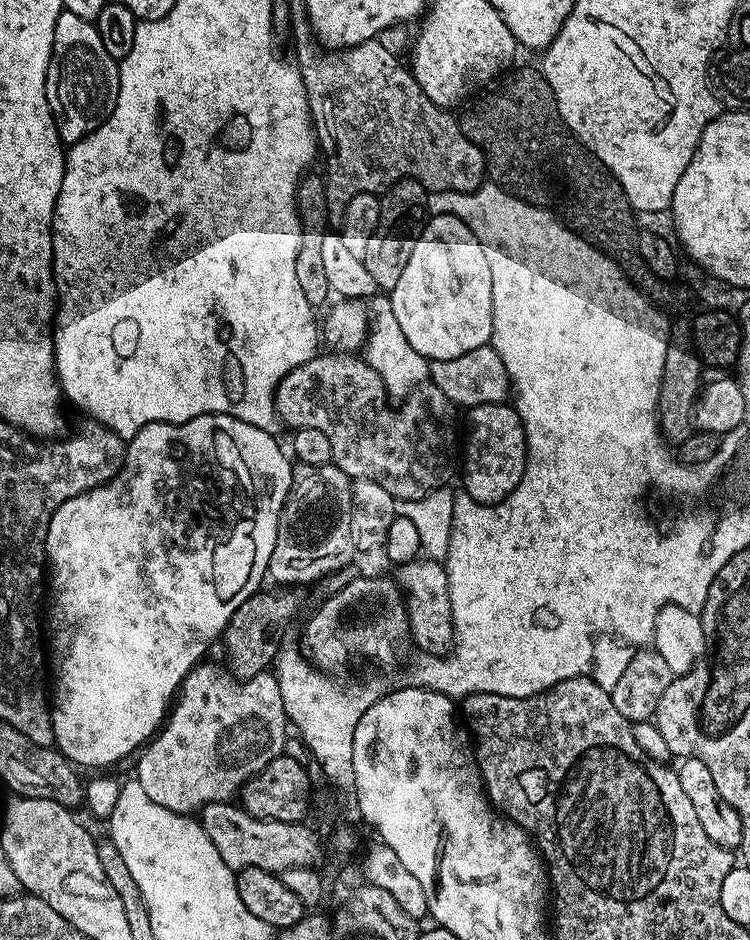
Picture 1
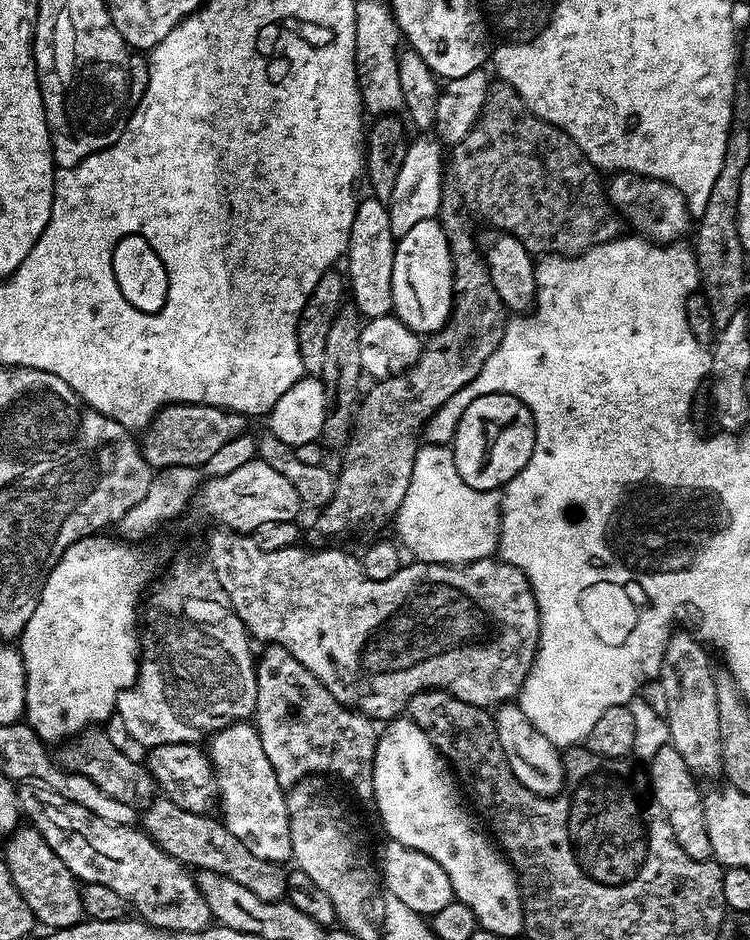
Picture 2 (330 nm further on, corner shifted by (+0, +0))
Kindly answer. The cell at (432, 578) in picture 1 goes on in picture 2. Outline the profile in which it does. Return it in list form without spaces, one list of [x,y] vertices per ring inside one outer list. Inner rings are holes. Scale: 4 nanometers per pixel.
[[[505,702],[495,709],[494,719],[498,730],[498,740],[502,742],[502,750],[506,754],[506,762],[510,762],[510,770],[514,778],[526,790],[539,796],[559,796],[564,791],[564,758],[561,749],[534,730],[530,718],[522,714],[519,703]]]

